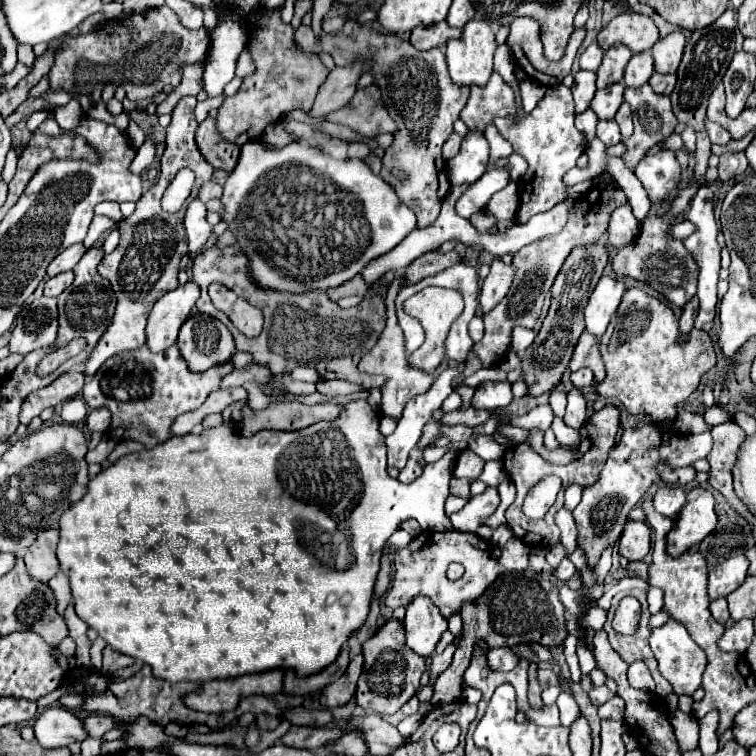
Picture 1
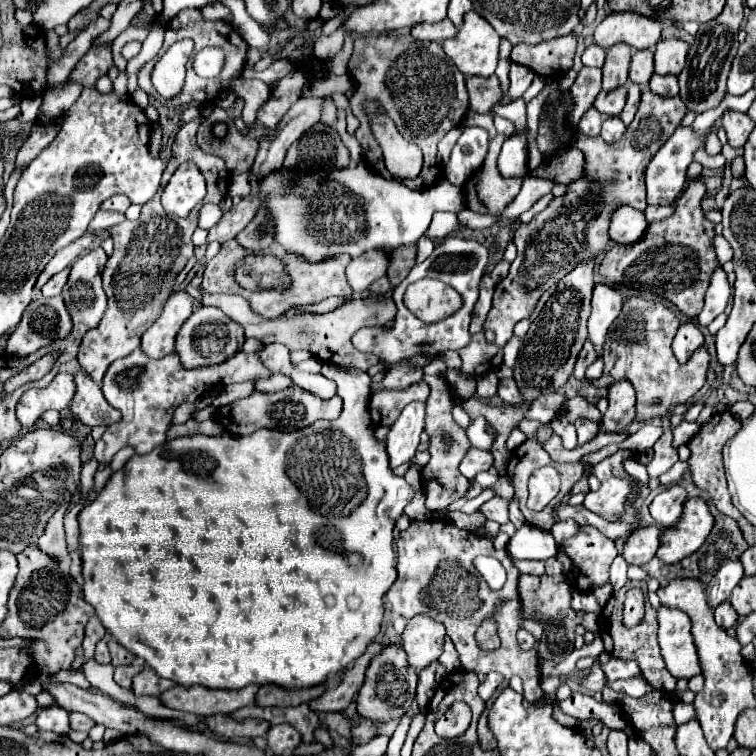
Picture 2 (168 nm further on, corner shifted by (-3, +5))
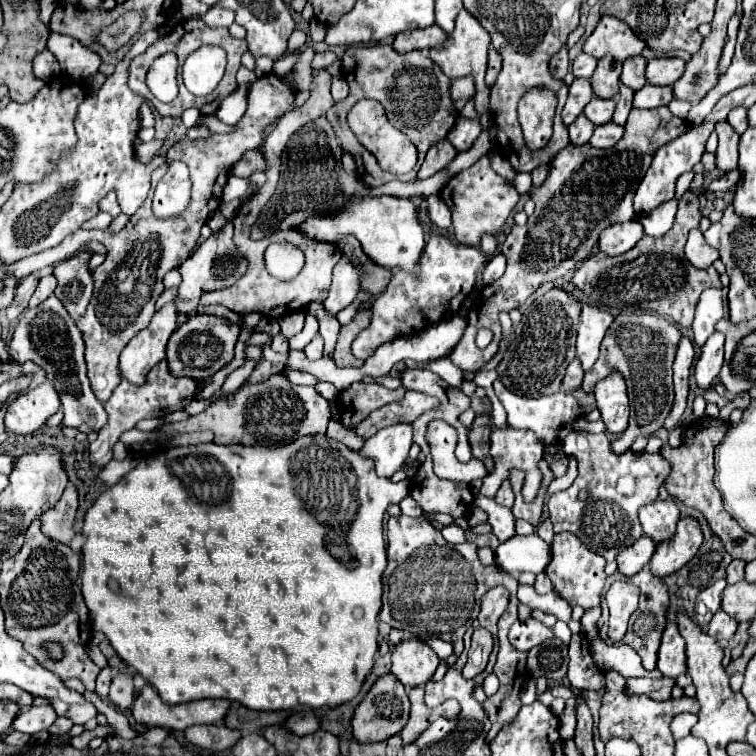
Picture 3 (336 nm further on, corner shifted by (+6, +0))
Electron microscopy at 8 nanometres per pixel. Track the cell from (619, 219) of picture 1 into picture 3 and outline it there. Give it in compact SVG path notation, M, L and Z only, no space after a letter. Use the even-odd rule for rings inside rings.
M639 221L619 223L613 227L607 227L599 237L599 249L607 255L621 255L629 251L639 239L643 237L643 227Z

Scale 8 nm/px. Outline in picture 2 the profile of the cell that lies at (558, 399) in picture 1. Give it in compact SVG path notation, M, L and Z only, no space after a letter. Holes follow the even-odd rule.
M576 396L576 398L570 398L570 402L566 404L566 412L564 416L570 420L570 422L576 422L578 418L586 418L586 420L594 420L594 422L600 422L602 420L602 412L586 402L582 396Z

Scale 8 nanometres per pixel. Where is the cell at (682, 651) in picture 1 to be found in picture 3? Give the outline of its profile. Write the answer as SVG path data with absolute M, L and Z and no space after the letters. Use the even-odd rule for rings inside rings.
M667 621L667 627L663 631L657 669L671 679L685 673L685 641L679 635L677 625L671 621Z

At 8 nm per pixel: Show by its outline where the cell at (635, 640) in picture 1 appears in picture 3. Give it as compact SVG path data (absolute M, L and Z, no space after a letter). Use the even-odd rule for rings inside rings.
M646 565L644 567L643 570L641 570L639 573L637 573L635 576L631 577L631 578L625 578L624 575L620 574L618 571L616 571L613 575L611 575L610 577L608 577L606 579L605 585L604 585L604 593L602 595L601 598L601 604L600 604L600 608L601 608L601 617L597 622L597 628L598 628L598 632L599 632L599 637L601 637L601 639L603 639L604 641L609 640L608 635L607 635L607 630L608 630L608 620L609 620L609 609L605 600L605 592L609 589L609 587L613 584L613 582L617 579L625 579L627 582L632 583L633 585L638 586L640 593L641 593L641 599L639 599L639 609L637 609L637 611L635 611L635 613L633 613L633 617L631 617L631 625L629 625L629 631L627 631L627 635L625 635L625 637L623 637L623 643L625 643L625 645L629 645L629 647L633 647L633 649L635 649L635 651L637 651L637 653L639 653L639 657L641 657L641 659L643 659L643 667L645 667L645 669L647 669L647 671L653 671L653 669L655 669L655 665L657 665L657 649L659 649L659 643L661 643L661 633L663 633L663 629L665 629L665 621L667 621L667 617L665 617L665 611L667 611L667 605L669 605L669 595L667 595L667 591L665 591L665 583L663 582L662 579L655 577L649 569L649 566Z

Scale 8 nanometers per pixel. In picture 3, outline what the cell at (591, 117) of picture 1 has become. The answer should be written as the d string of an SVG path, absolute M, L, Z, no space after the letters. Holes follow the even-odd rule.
M579 115L571 125L569 125L569 139L573 145L585 145L589 143L591 135L593 135L595 125L589 123L589 119L585 115Z

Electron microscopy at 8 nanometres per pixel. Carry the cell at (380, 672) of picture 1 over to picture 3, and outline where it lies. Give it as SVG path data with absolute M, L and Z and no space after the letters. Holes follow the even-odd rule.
M393 673L381 675L369 689L369 693L365 695L365 699L357 705L355 715L353 715L353 737L359 743L375 743L375 741L383 741L389 739L391 735L399 733L405 723L409 719L409 699L405 693L405 687L401 685L399 679L395 679Z

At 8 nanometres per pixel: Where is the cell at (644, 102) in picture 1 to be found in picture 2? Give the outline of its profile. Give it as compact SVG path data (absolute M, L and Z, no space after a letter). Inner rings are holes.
M648 88L642 90L640 108L636 118L628 126L626 134L616 144L606 144L600 136L576 136L570 148L578 148L584 152L584 176L570 182L566 186L564 196L552 198L552 202L532 218L528 224L520 224L514 232L514 244L518 248L518 256L510 266L506 278L496 284L492 308L484 320L484 328L494 330L496 340L492 344L486 342L484 330L472 334L470 346L458 350L462 358L462 372L468 376L480 376L486 372L496 372L502 366L502 348L512 336L514 324L522 318L528 318L542 296L552 284L558 284L562 276L566 276L580 262L588 262L608 246L608 226L610 216L620 206L638 206L640 212L646 208L646 186L644 186L644 170L650 158L658 152L658 148L674 134L686 116L686 104L680 96L662 98Z

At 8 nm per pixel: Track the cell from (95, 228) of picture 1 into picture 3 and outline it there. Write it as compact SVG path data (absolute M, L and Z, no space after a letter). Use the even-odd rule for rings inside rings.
M97 213L93 219L85 221L81 227L83 229L107 229L111 225L111 221L113 221L113 217L109 213Z

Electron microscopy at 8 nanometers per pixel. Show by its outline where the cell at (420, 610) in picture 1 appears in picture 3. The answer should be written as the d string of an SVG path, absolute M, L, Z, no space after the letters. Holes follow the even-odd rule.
M403 639L393 649L391 673L405 685L405 689L425 685L435 673L439 659L435 651L421 639Z

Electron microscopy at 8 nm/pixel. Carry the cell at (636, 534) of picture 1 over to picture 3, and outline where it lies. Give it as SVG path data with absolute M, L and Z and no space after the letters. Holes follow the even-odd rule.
M643 535L641 539L637 539L633 545L625 547L617 555L619 571L627 577L633 577L637 571L641 571L651 561L653 551L655 551L655 541L649 539L647 535Z

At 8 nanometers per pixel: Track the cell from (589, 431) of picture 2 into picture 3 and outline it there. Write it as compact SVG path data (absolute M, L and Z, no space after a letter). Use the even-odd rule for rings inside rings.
M571 431L563 439L563 451L577 457L579 475L569 489L549 497L547 511L553 531L573 531L591 551L601 553L611 563L621 549L629 547L643 535L637 511L657 499L659 487L667 479L671 467L661 453L649 455L645 451L635 453L631 449L621 455L611 453L609 437L605 433L593 435ZM581 489L589 489L591 499L581 501L577 497Z

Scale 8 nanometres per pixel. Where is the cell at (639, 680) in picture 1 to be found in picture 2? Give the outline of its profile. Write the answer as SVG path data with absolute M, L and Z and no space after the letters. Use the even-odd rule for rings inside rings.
M610 656L610 660L606 664L600 666L608 678L608 682L620 680L620 678L632 678L636 674L640 674L640 668L634 660L622 660L622 658L614 658Z

